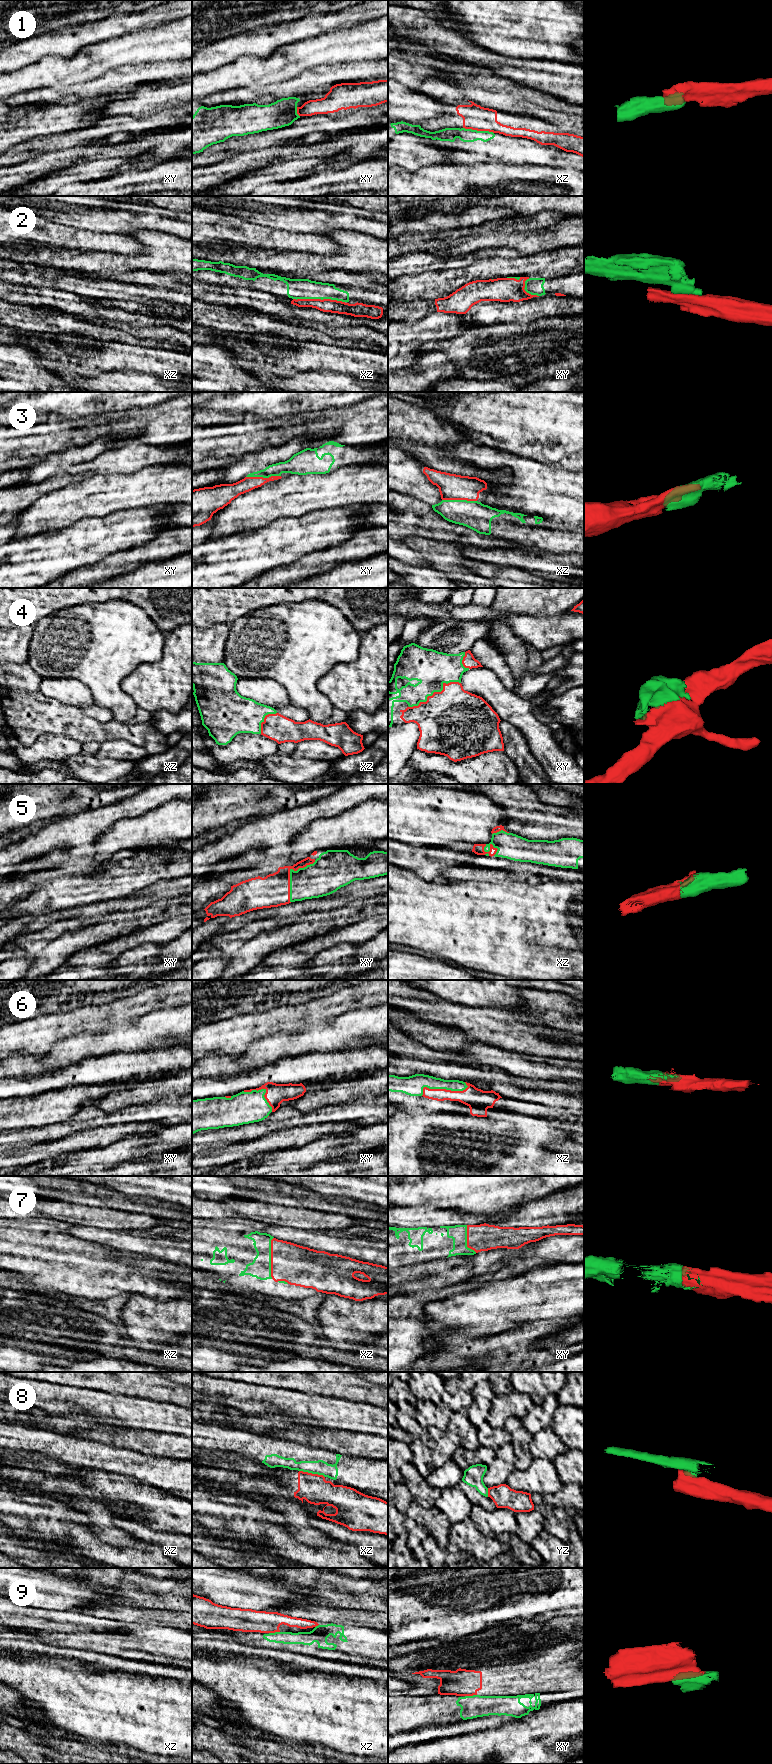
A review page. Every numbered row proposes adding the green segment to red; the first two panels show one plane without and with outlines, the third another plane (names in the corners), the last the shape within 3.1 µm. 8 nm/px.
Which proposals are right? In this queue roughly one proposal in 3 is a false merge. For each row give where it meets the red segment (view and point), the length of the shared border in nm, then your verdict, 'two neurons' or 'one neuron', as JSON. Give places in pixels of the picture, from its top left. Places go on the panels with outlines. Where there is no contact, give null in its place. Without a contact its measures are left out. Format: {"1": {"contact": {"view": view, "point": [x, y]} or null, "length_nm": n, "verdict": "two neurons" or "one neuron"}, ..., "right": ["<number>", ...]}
{"1": {"contact": {"view": "xz", "point": [478, 130]}, "length_nm": 260, "verdict": "two neurons"}, "2": {"contact": {"view": "xz", "point": [319, 299]}, "length_nm": 420, "verdict": "two neurons"}, "3": {"contact": {"view": "xy", "point": [262, 477]}, "length_nm": 280, "verdict": "one neuron"}, "4": {"contact": {"view": "xy", "point": [435, 692]}, "length_nm": 460, "verdict": "one neuron"}, "5": {"contact": {"view": "xy", "point": [289, 874]}, "length_nm": 400, "verdict": "one neuron"}, "6": {"contact": {"view": "xz", "point": [442, 1089]}, "length_nm": 400, "verdict": "one neuron"}, "7": {"contact": {"view": "xz", "point": [271, 1258]}, "length_nm": 340, "verdict": "one neuron"}, "8": {"contact": {"view": "xz", "point": [311, 1473]}, "length_nm": 220, "verdict": "two neurons"}, "9": {"contact": {"view": "xy", "point": [470, 1695]}, "length_nm": 100, "verdict": "two neurons"}, "right": ["3", "4", "5", "6", "7"]}

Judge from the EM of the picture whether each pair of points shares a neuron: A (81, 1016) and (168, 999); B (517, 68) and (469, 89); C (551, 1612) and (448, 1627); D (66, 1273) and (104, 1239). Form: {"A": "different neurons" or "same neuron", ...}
{"A": "same neuron", "B": "different neurons", "C": "same neuron", "D": "different neurons"}

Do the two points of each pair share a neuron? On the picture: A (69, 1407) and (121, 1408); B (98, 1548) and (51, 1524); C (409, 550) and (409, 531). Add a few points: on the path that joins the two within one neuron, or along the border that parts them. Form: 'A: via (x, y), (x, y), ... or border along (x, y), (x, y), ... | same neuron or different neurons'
A: via (82, 1405), (102, 1405), (108, 1408) | same neuron
B: via (86, 1542), (69, 1530), (63, 1530) | same neuron
C: border along (398, 541), (406, 542) | different neurons

